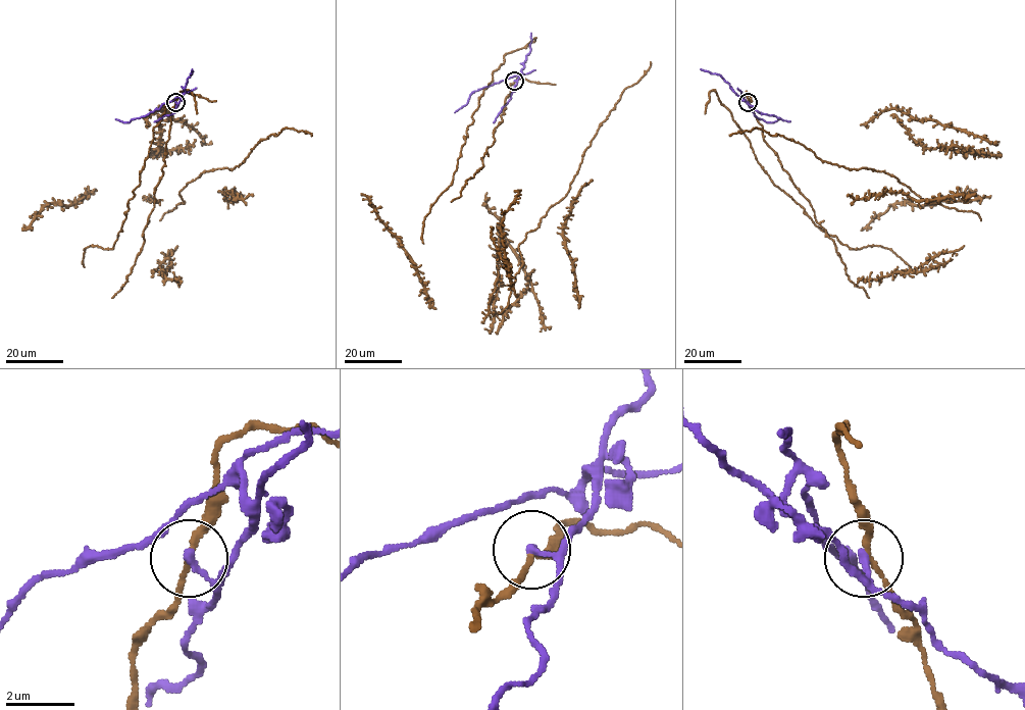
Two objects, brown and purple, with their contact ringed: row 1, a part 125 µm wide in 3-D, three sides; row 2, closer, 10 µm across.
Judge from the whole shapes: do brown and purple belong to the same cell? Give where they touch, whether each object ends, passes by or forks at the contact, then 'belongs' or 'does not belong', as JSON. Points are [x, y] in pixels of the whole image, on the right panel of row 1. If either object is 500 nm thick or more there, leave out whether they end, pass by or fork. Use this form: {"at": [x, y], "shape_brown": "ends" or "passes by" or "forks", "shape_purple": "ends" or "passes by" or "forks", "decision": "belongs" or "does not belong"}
{"at": [748, 102], "shape_brown": "passes by", "shape_purple": "passes by", "decision": "does not belong"}

